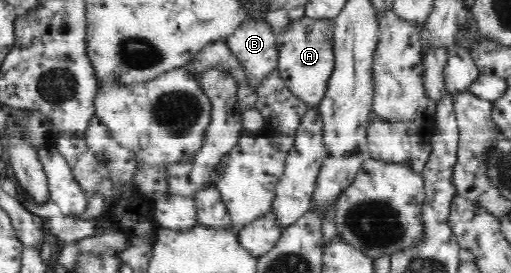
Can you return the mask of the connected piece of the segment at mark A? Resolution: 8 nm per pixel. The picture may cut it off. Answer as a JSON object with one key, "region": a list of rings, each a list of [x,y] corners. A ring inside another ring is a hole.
{"region":[[[307,16],[297,19],[287,30],[277,33],[279,48],[278,72],[283,84],[300,100],[311,107],[319,107],[325,97],[329,79],[335,67],[332,19],[316,19],[311,22]]]}

